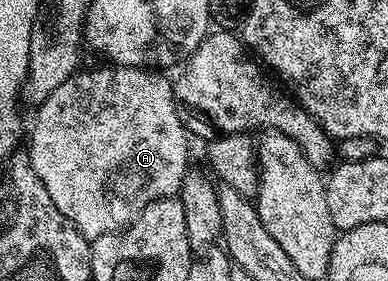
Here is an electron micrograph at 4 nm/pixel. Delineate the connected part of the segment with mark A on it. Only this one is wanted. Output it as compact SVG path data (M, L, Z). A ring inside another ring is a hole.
M104 66L108 68L96 68L93 72L84 72L84 70L77 70L70 78L67 78L66 82L62 83L62 86L58 87L58 90L54 90L52 94L44 102L42 102L35 109L36 121L30 124L30 132L32 128L32 141L28 144L28 153L26 153L26 158L31 164L34 174L42 182L42 186L46 190L46 194L52 200L52 205L58 209L61 214L64 215L65 220L80 233L81 236L85 238L95 238L97 236L105 236L111 232L122 232L128 227L132 221L137 220L142 214L142 210L146 210L146 206L150 206L150 202L155 200L161 200L167 196L176 196L179 193L182 182L184 181L184 175L190 171L190 164L188 164L188 136L190 137L189 129L186 127L185 121L182 119L181 109L178 107L175 96L172 95L172 85L173 81L171 79L167 80L163 75L165 74L160 70L149 70L144 66Z

